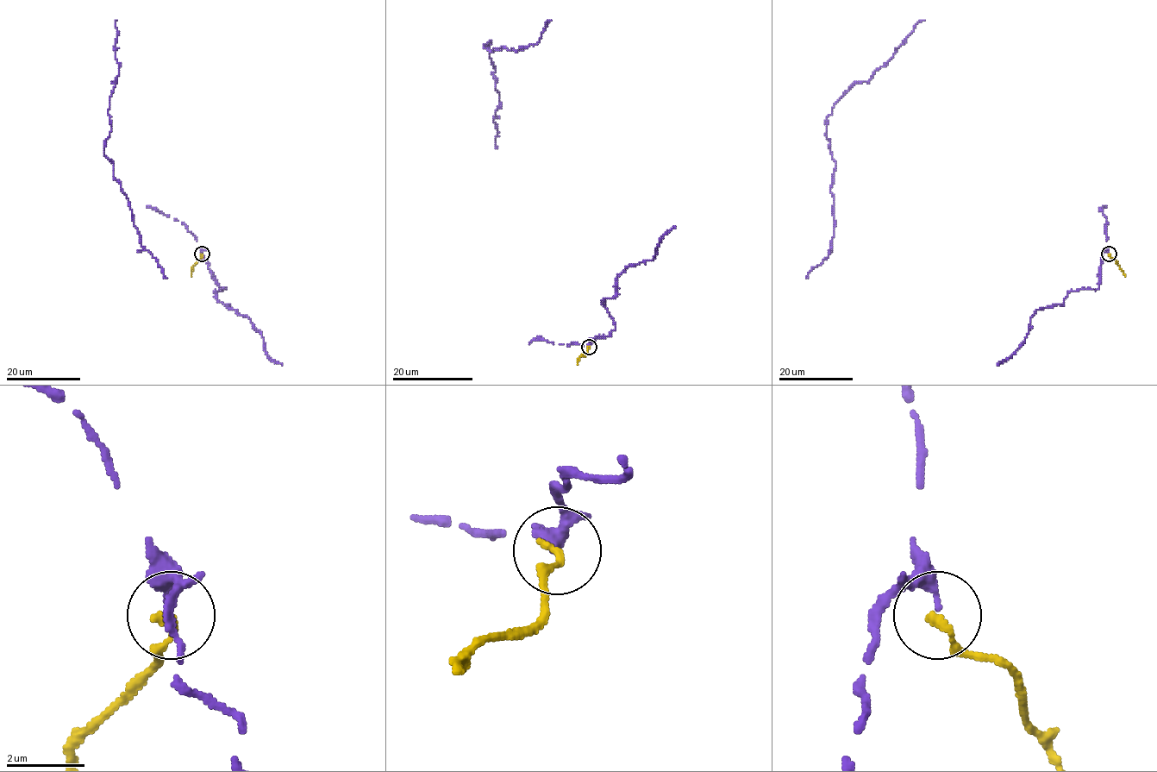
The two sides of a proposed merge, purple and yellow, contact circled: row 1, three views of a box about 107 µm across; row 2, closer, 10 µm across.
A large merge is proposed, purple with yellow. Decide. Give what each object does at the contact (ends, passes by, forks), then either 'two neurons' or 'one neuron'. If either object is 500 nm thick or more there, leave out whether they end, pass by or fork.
purple ends there; yellow ends there; two neurons

